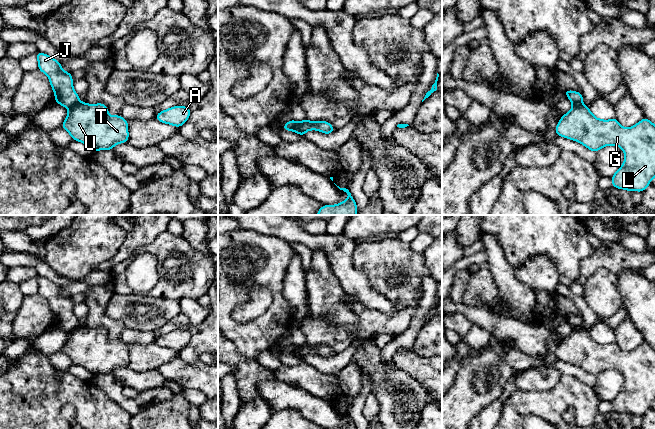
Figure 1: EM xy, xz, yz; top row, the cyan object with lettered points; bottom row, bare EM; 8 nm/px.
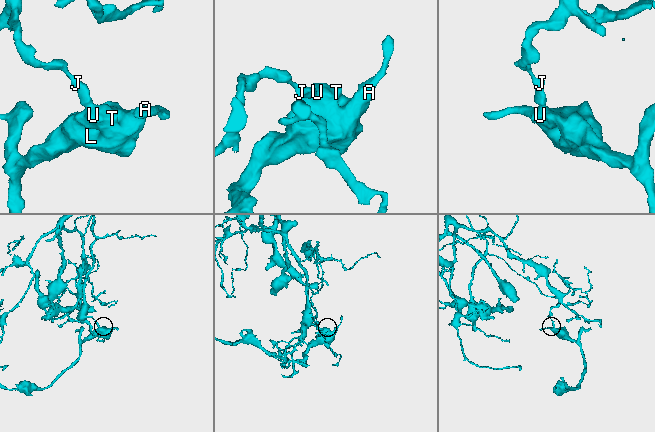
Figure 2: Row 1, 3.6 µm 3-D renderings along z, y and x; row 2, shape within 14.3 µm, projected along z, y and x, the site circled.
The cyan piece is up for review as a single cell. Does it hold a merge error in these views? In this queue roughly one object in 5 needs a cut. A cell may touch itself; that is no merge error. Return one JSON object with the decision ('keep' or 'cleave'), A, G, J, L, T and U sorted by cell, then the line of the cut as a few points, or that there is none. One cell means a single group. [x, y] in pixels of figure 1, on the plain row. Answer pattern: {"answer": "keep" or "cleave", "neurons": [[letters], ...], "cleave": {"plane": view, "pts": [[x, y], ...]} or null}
{"answer": "cleave", "neurons": [["A", "G", "L", "T", "U"], ["J"]], "cleave": {"plane": "xy", "pts": [[79, 325], [69, 332]]}}

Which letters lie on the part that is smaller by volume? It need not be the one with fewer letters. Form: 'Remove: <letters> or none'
Remove: A, G, L, T, U

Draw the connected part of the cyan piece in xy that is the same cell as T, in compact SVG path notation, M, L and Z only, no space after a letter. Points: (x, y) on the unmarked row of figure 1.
M79 325L69 332L61 349L72 364L84 367L93 375L111 374L116 368L128 366L128 345L121 339L110 340L103 327Z

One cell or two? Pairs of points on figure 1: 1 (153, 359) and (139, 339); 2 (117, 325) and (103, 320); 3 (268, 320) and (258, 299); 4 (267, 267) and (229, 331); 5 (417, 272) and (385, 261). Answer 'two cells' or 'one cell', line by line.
1: two cells
2: one cell
3: two cells
4: one cell
5: one cell

